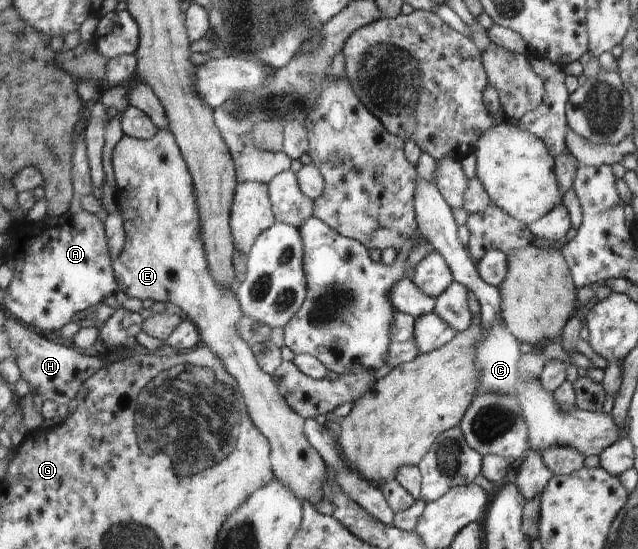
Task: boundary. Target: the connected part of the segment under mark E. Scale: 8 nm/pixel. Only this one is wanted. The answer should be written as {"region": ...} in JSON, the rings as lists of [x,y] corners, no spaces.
{"region":[[[158,128],[150,140],[142,140],[123,135],[112,154],[112,168],[116,178],[116,200],[121,210],[126,234],[123,250],[114,261],[118,284],[122,292],[138,300],[154,300],[168,306],[176,305],[198,330],[202,342],[220,360],[228,373],[238,382],[244,398],[243,408],[248,411],[254,425],[265,434],[273,446],[274,477],[282,480],[298,500],[313,500],[313,505],[322,500],[322,484],[326,482],[326,466],[322,456],[310,444],[305,434],[305,418],[290,408],[284,395],[277,388],[276,379],[258,365],[250,344],[246,344],[238,332],[236,324],[244,316],[234,289],[220,288],[210,276],[204,244],[200,238],[200,214],[188,164],[181,156],[169,128]]]}

